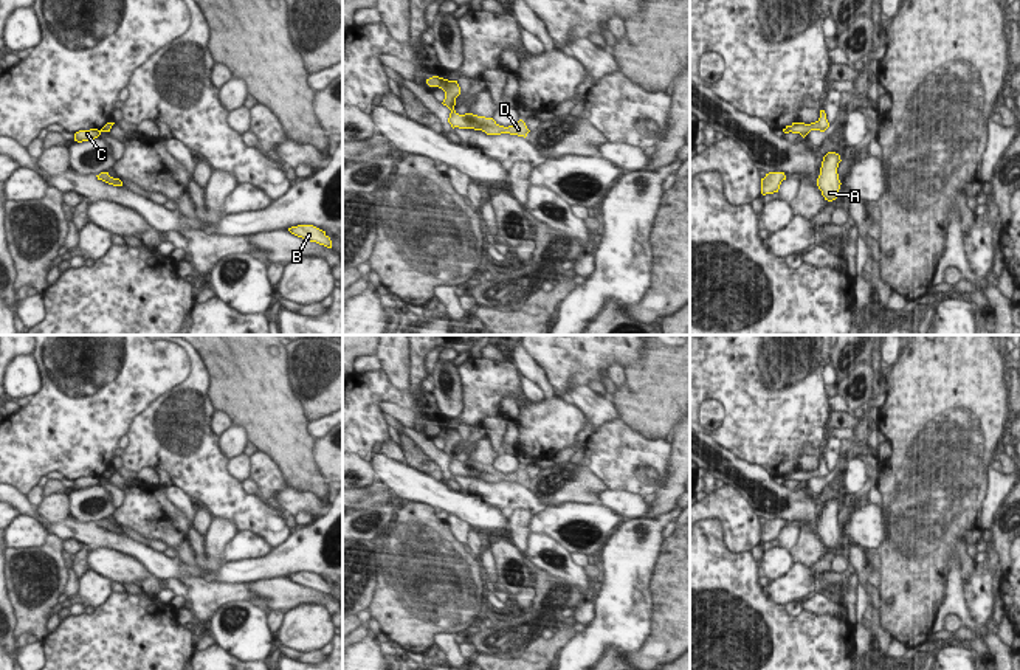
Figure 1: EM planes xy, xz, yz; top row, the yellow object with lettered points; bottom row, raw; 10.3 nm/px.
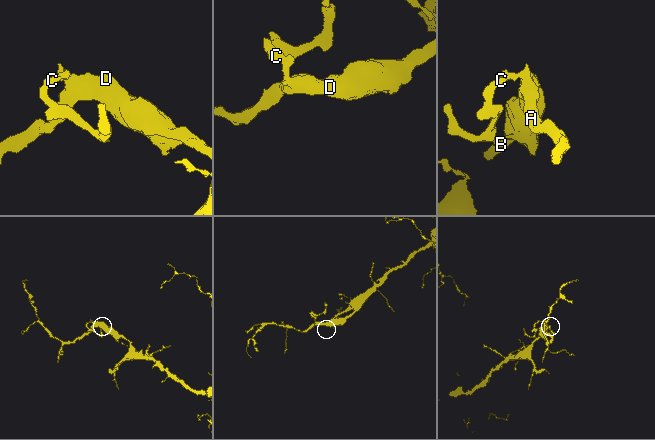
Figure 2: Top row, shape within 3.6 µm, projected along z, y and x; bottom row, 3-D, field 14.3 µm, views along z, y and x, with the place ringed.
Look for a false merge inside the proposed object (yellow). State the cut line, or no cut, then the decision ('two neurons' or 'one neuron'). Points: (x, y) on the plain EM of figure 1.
cut xz (448, 428), (442, 436); two neurons

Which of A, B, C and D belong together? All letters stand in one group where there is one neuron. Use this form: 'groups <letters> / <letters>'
groups A B D / C

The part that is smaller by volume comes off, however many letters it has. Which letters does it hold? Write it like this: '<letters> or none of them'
C

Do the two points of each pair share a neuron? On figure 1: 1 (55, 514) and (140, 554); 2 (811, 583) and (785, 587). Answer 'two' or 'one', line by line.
1: two
2: one

